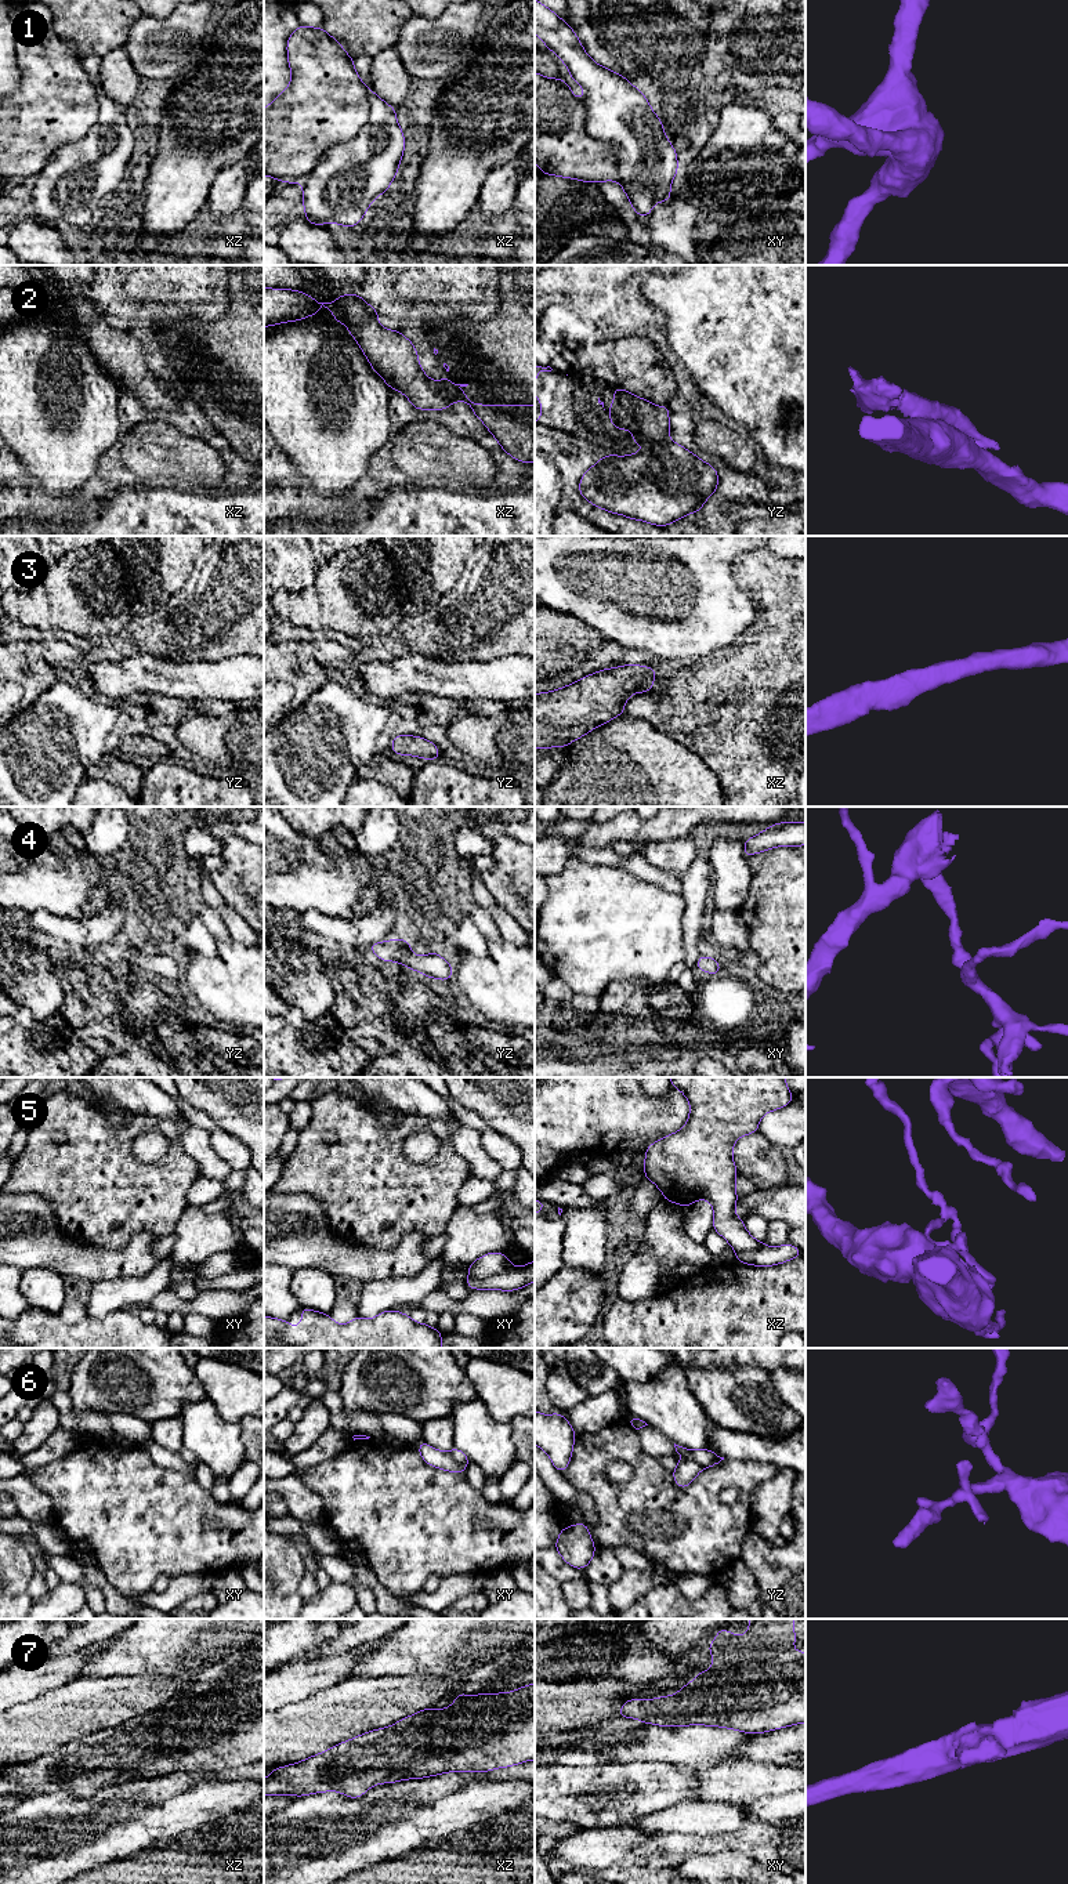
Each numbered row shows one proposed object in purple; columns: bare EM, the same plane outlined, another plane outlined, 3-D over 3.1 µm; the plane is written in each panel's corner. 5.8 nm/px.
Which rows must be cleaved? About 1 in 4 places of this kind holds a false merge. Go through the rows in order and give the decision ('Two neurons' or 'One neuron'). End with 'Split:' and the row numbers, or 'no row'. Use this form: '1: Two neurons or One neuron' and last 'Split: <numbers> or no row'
1: Two neurons
2: Two neurons
3: One neuron
4: One neuron
5: Two neurons
6: Two neurons
7: One neuron
Split: 1, 2, 5, 6

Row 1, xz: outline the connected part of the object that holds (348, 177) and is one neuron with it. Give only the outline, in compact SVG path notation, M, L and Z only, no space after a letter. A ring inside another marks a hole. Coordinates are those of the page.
M377 94L369 95L370 116L350 141L326 149L303 180L305 221L358 225L372 202L388 192L403 157L405 135L397 110Z

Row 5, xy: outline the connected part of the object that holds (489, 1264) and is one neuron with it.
M486 1253L474 1262L468 1264L468 1279L485 1280L503 1272L508 1265L510 1262L506 1253Z

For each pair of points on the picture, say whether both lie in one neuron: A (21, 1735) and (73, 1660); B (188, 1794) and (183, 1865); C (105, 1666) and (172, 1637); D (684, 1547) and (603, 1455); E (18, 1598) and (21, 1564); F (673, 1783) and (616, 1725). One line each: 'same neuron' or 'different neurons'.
A: different neurons
B: different neurons
C: same neuron
D: same neuron
E: same neuron
F: different neurons

